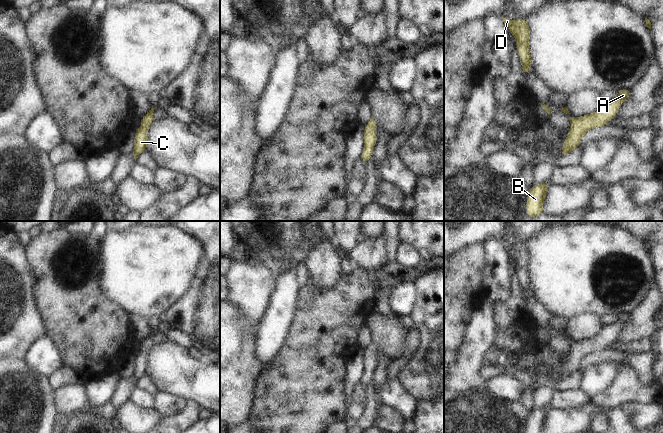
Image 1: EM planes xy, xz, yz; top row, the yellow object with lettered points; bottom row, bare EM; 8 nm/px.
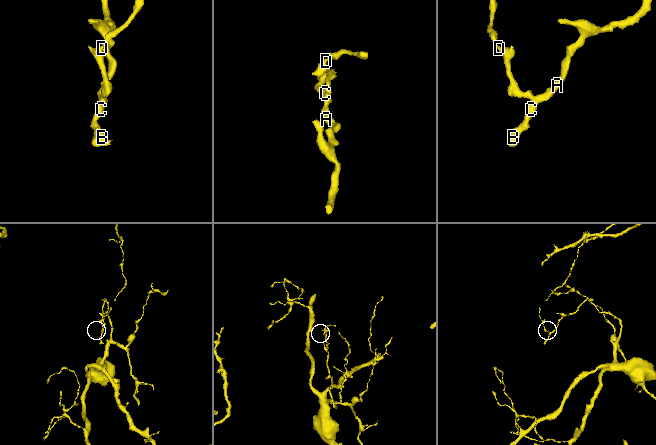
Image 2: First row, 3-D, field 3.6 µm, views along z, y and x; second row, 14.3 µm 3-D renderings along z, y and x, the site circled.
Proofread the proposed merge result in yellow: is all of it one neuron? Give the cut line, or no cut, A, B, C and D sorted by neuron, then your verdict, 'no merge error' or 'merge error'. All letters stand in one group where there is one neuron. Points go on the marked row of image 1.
cut none; groups A B C D; no merge error

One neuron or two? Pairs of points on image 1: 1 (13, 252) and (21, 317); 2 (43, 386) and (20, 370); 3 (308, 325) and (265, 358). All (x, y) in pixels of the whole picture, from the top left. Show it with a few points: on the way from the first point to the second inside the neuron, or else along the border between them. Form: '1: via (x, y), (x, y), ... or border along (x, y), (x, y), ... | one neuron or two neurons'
1: via (13, 268), (13, 289), (16, 292), (16, 301) | one neuron
2: via (37, 386), (26, 376) | one neuron
3: border along (294, 320), (283, 348), (271, 361) | two neurons

